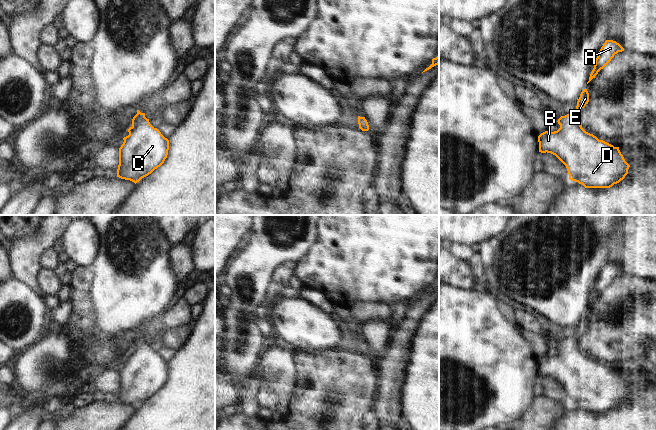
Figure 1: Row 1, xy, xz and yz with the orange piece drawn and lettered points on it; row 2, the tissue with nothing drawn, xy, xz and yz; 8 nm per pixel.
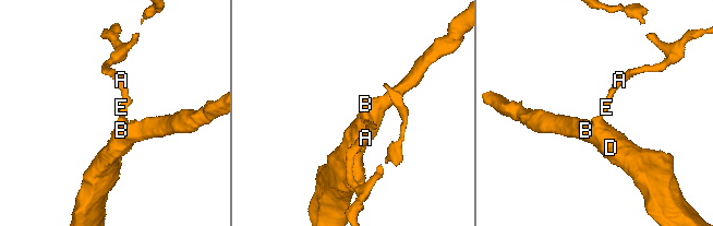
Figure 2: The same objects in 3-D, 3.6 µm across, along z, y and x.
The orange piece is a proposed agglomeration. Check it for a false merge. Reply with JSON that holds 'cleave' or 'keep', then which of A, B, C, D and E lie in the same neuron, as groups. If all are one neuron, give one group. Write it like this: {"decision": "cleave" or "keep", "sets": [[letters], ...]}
{"decision": "keep", "sets": [["A", "B", "C", "D", "E"]]}

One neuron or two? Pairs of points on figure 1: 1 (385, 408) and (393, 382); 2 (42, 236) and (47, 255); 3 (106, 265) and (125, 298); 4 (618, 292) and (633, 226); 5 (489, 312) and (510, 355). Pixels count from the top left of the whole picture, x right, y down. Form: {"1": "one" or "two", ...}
{"1": "one", "2": "two", "3": "one", "4": "two", "5": "one"}

